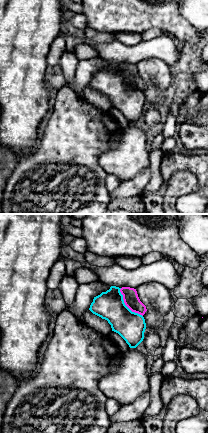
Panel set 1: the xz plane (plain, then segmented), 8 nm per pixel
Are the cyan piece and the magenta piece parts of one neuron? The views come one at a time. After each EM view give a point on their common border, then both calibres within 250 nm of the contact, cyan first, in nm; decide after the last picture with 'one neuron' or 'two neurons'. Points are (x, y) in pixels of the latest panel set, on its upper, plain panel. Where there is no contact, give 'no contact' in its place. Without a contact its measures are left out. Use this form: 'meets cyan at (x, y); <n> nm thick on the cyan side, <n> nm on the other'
meets cyan at (125, 81); 240 nm thick on the cyan side, 120 nm on the other

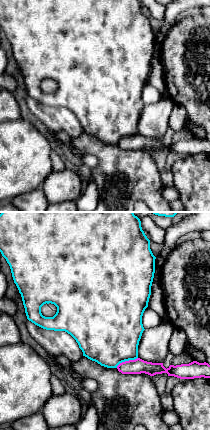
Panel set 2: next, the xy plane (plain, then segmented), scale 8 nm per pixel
meets cyan at (126, 136); 500 nm thick on the cyan side, 120 nm on the other

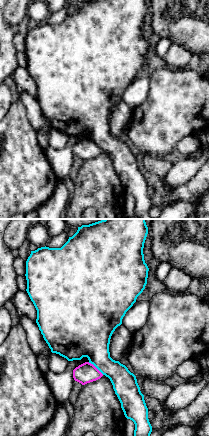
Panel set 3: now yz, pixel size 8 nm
meets cyan at (96, 143); 320 nm thick on the cyan side, 160 nm on the other

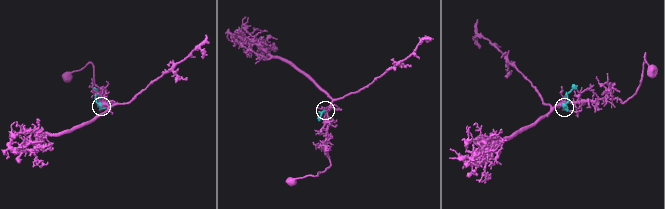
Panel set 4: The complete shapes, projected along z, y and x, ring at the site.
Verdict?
two neurons

